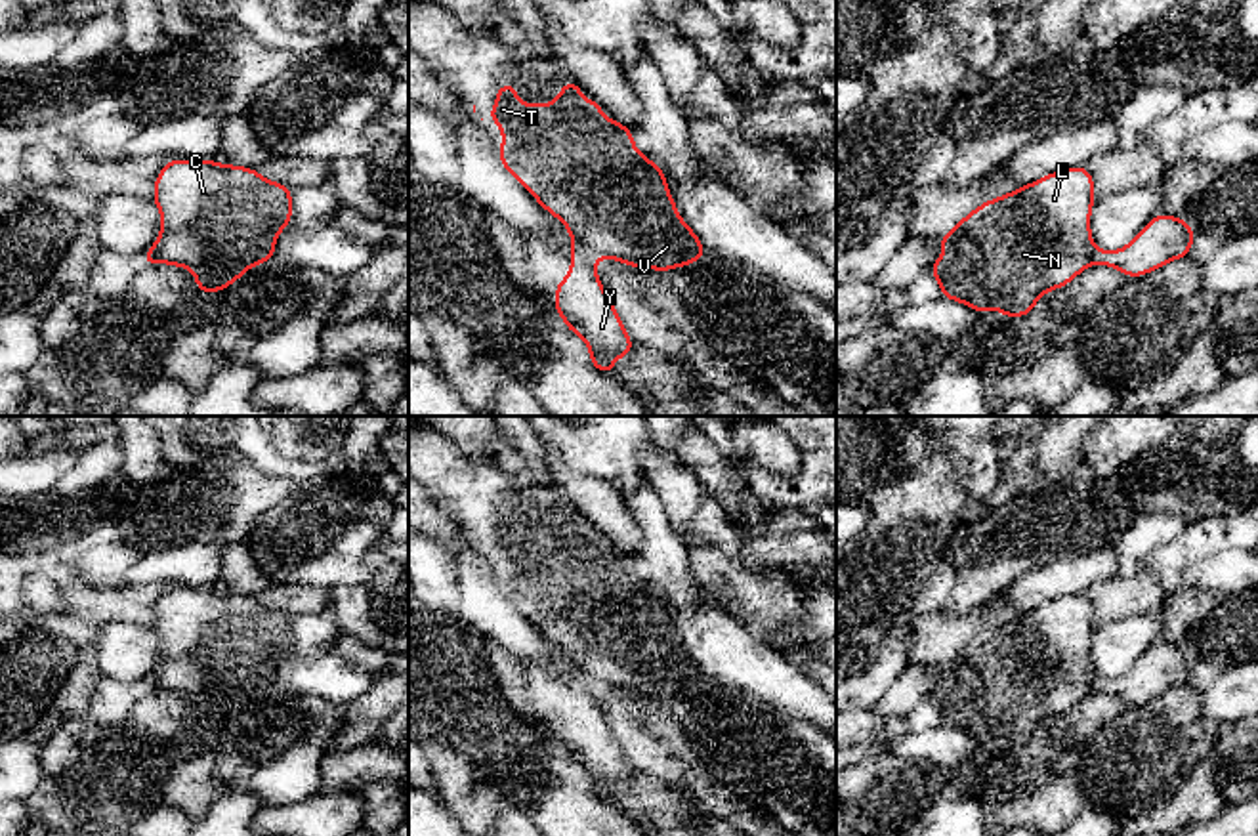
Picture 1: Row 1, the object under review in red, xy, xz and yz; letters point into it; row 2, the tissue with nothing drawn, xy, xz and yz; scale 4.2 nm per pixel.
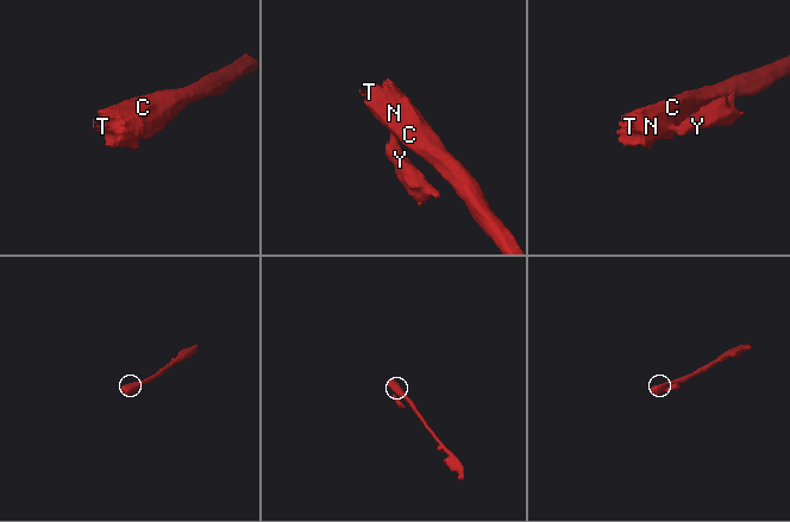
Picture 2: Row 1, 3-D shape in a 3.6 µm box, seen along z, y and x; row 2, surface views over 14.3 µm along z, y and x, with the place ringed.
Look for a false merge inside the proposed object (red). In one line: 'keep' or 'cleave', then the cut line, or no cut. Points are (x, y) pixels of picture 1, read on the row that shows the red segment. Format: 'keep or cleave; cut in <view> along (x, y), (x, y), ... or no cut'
cleave; cut in xz along (573, 237), (598, 256)

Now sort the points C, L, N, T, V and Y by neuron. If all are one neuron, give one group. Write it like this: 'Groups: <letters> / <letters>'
Groups: C L N T V / Y

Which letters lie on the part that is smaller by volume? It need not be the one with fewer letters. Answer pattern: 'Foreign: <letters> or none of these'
Foreign: Y

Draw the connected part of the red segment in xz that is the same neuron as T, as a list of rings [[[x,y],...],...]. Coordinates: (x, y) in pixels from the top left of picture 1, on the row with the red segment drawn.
[[[573,78],[556,101],[538,105],[519,103],[517,88],[500,84],[489,122],[502,126],[502,166],[598,258],[657,271],[701,260],[706,248],[680,218],[662,168],[634,147],[632,130],[607,120],[601,103],[586,101],[580,90]]]

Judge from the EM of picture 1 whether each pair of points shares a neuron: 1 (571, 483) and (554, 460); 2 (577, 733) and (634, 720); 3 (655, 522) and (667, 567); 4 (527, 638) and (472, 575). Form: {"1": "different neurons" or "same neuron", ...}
{"1": "same neuron", "2": "different neurons", "3": "same neuron", "4": "same neuron"}

